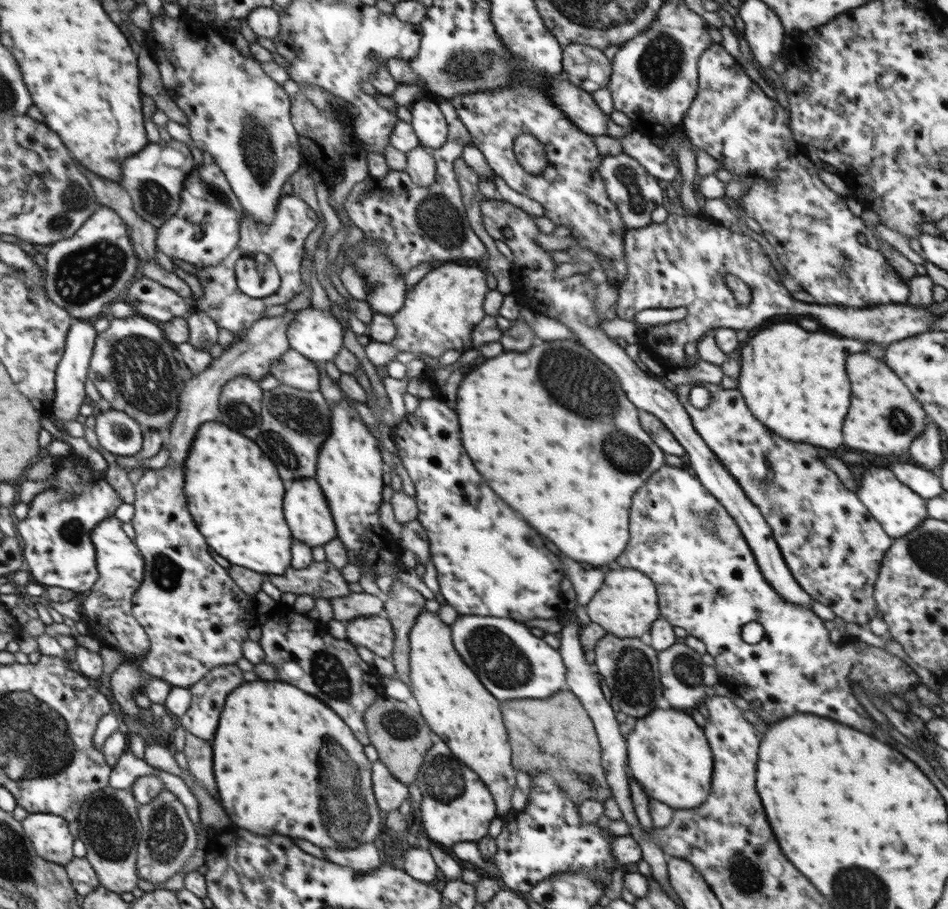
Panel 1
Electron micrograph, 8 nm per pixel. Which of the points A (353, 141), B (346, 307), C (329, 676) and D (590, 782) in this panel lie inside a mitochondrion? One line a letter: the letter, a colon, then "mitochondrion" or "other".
A: other
B: other
C: mitochondrion
D: other

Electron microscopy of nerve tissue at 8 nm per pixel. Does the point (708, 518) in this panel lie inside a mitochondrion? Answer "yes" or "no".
yes

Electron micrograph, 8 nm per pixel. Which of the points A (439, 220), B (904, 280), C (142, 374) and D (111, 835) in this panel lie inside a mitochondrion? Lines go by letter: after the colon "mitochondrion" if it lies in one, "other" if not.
A: mitochondrion
B: other
C: mitochondrion
D: mitochondrion

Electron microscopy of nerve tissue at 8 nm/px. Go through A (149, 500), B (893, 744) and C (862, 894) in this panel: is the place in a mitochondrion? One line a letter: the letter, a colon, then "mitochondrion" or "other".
A: other
B: other
C: mitochondrion

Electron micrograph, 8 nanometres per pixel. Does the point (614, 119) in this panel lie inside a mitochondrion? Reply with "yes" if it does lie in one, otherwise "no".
no

